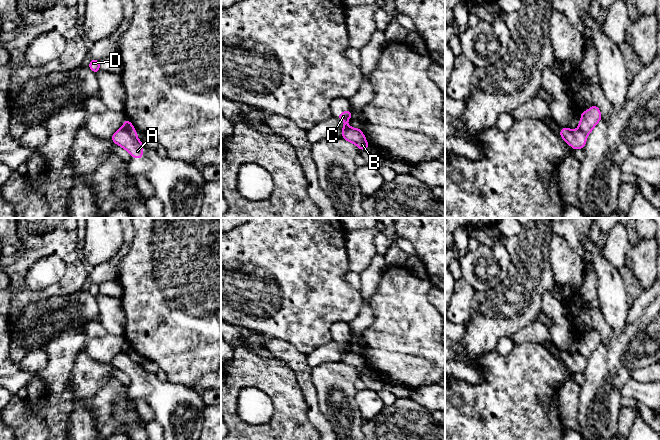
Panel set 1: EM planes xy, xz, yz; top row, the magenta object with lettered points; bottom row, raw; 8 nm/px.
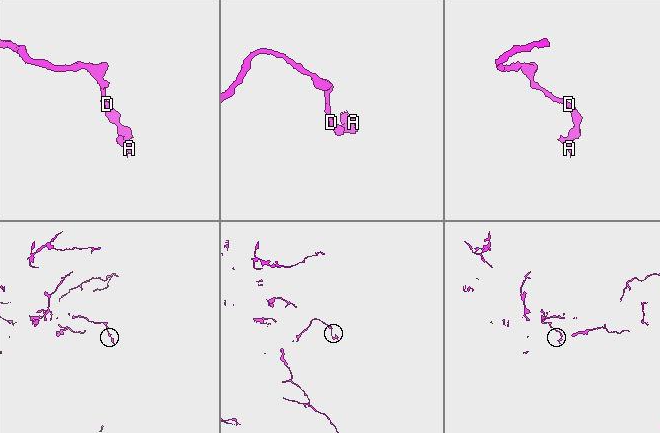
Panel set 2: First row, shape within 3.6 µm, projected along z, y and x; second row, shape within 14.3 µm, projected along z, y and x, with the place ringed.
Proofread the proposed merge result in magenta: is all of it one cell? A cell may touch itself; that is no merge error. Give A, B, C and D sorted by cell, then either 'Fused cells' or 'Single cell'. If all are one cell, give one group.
Groups: A C / B D. Fused cells

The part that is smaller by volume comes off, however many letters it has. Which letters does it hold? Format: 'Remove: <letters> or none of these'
Remove: A, C

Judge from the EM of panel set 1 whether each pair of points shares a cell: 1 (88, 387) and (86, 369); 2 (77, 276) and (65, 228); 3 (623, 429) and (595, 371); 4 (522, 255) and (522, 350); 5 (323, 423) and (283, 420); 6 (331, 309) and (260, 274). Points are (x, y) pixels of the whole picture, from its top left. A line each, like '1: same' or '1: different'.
1: same
2: same
3: different
4: different
5: different
6: same

